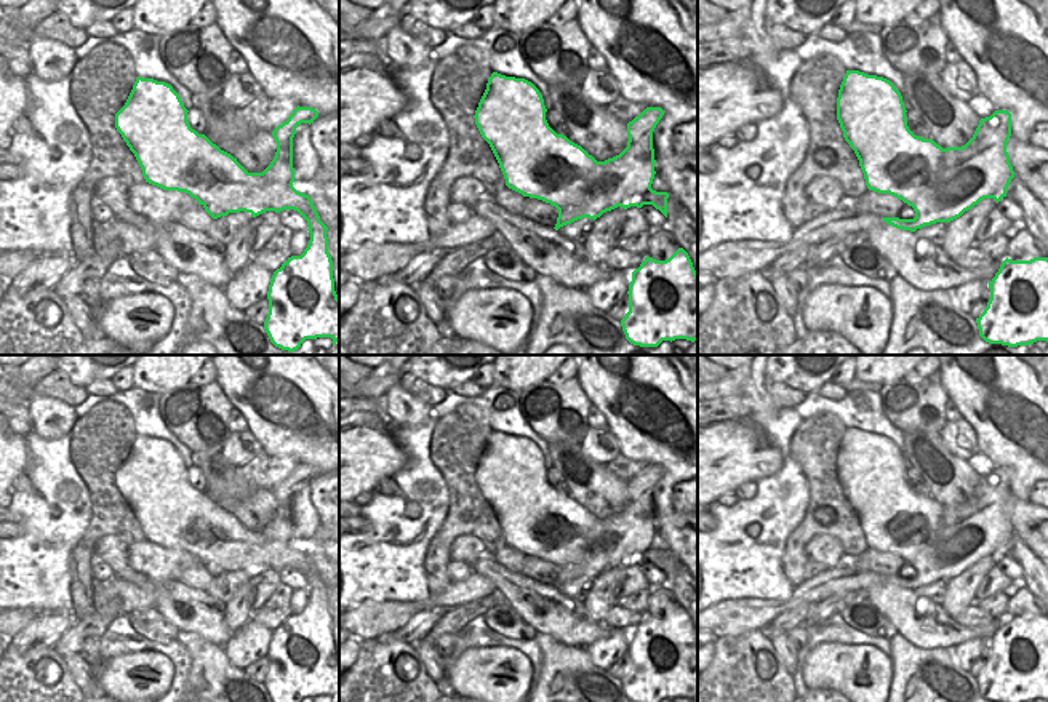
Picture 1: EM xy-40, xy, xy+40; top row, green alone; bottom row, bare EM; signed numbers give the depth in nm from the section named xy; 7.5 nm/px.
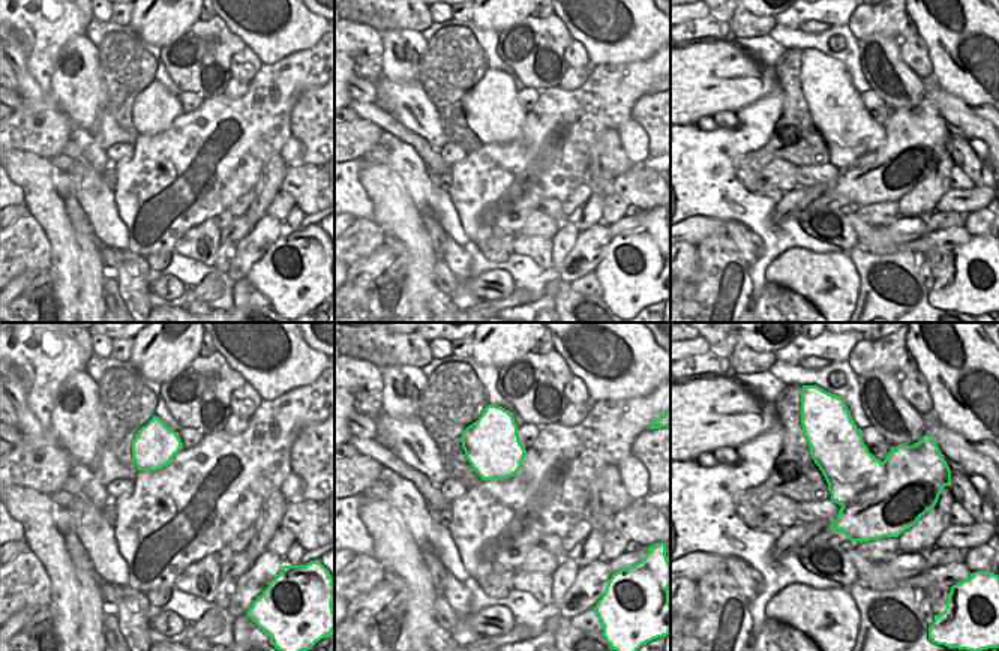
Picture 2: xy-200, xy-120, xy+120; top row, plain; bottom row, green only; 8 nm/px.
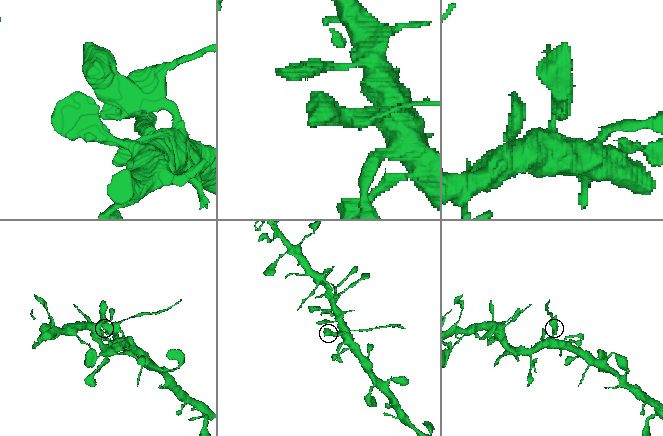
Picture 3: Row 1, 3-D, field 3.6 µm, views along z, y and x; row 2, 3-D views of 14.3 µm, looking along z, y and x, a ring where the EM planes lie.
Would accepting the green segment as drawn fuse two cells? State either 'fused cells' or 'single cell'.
fused cells

